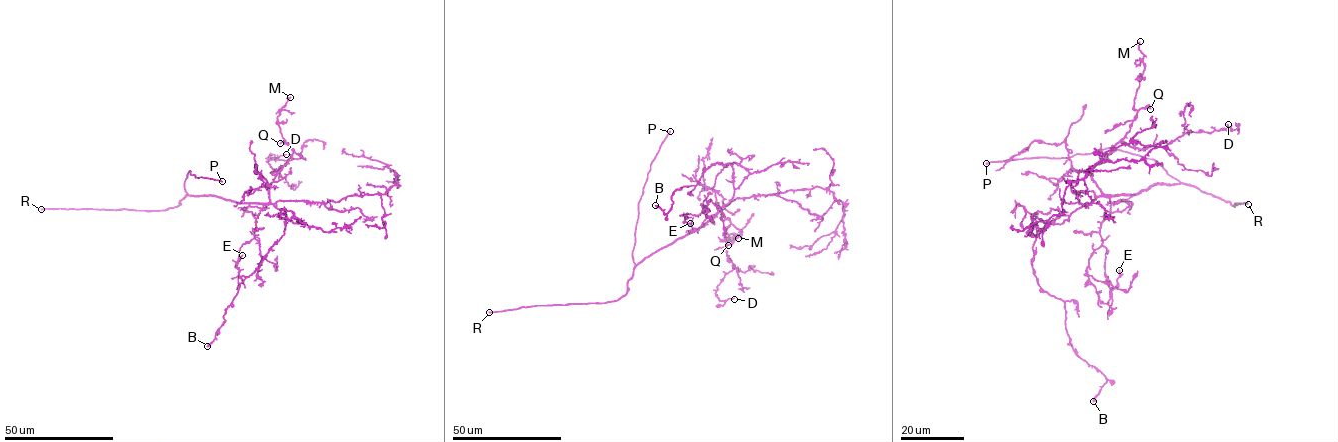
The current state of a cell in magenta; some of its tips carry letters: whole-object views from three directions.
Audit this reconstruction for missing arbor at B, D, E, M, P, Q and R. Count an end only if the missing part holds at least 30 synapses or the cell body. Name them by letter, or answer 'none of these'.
P, Q

